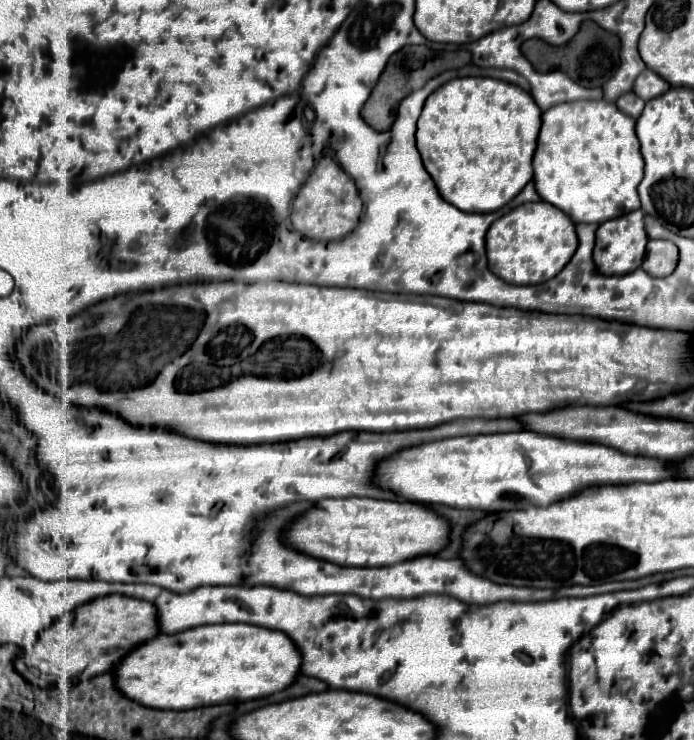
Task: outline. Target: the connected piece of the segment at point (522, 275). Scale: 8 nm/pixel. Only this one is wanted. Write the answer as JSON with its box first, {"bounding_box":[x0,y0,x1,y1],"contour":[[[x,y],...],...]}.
{"bounding_box":[486,202,578,284],"contour":[[[526,202],[496,220],[486,234],[488,266],[508,284],[542,284],[554,278],[578,248],[574,222],[546,202]]]}

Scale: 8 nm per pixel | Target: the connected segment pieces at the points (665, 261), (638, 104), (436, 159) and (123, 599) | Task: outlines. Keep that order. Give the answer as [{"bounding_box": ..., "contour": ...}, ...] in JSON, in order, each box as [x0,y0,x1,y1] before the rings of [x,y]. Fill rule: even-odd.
[{"bounding_box":[642,240,678,276],"contour":[[[650,240],[642,268],[652,276],[670,276],[678,264],[678,248],[670,240]]]},{"bounding_box":[616,92,644,120],"contour":[[[628,92],[626,96],[620,96],[620,98],[616,100],[616,106],[618,106],[624,114],[628,114],[630,118],[636,120],[636,118],[642,114],[642,110],[644,110],[644,100],[638,98],[634,92]]]},{"bounding_box":[416,78,540,212],"contour":[[[456,78],[428,96],[418,118],[416,146],[440,196],[464,212],[494,212],[532,180],[532,156],[540,132],[540,108],[528,92],[494,78]]]},{"bounding_box":[28,594,158,684],"contour":[[[110,594],[66,612],[52,626],[42,630],[36,644],[28,652],[28,664],[34,666],[34,676],[42,678],[44,674],[48,678],[62,678],[64,682],[76,684],[80,680],[88,680],[88,676],[110,672],[114,664],[128,654],[128,650],[156,634],[158,620],[154,604],[124,594]]]}]

